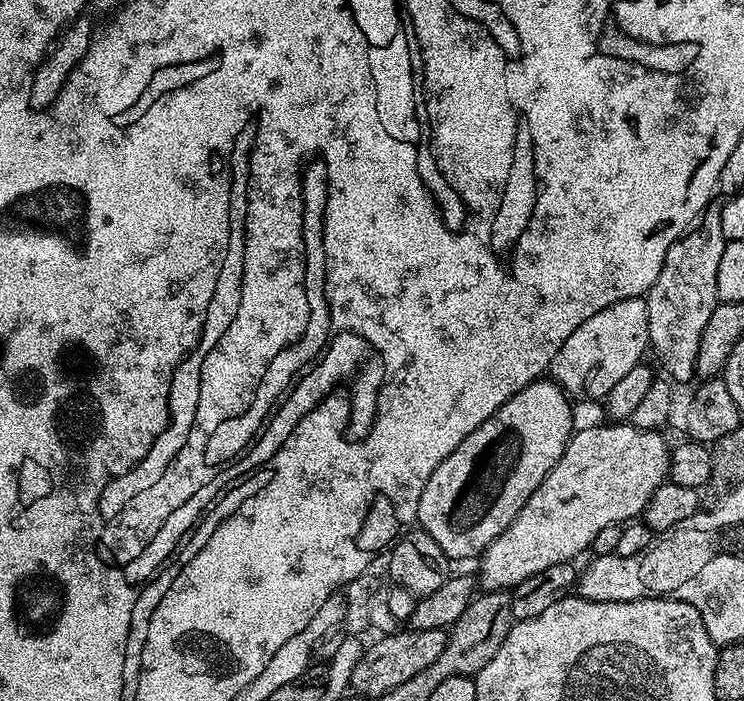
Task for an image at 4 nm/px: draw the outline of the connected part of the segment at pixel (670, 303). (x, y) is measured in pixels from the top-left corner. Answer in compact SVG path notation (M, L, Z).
M715 223L700 227L693 227L672 243L654 286L646 294L648 343L673 381L696 376L698 342L702 338L706 321L718 303L718 261L722 258L726 241L722 230Z

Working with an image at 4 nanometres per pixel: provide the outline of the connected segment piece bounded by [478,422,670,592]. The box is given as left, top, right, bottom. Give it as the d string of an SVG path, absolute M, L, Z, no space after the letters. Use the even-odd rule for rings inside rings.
M607 422L601 428L584 428L573 431L571 440L568 441L566 450L562 454L562 458L550 470L550 474L546 474L546 478L538 486L538 490L534 490L534 494L530 494L530 498L526 502L526 506L522 506L522 510L514 518L514 522L510 522L510 526L506 530L502 530L502 534L498 534L498 538L494 538L494 542L490 542L490 546L479 557L480 572L478 571L478 584L485 592L499 592L501 590L511 590L519 586L526 578L530 578L530 574L538 574L538 570L546 570L546 566L554 566L558 562L572 562L585 551L591 549L594 538L598 538L598 534L605 526L611 524L623 525L625 522L631 521L633 518L639 517L643 513L644 507L650 502L650 498L654 494L654 490L658 490L660 484L668 480L668 457L670 455L670 444L660 437L659 431L651 428L635 428L631 422Z

